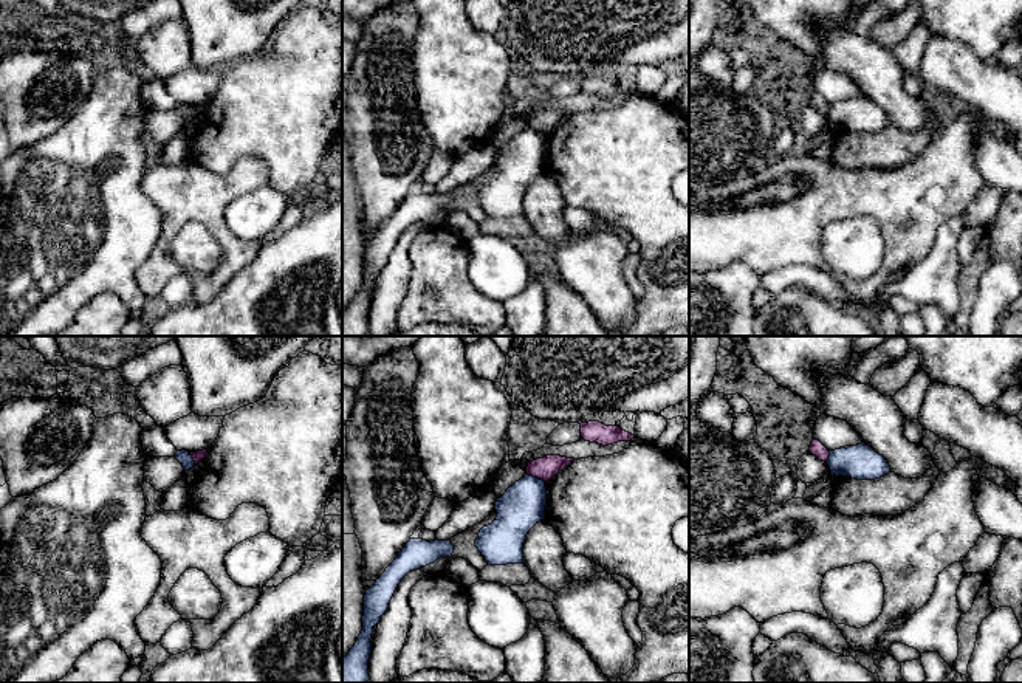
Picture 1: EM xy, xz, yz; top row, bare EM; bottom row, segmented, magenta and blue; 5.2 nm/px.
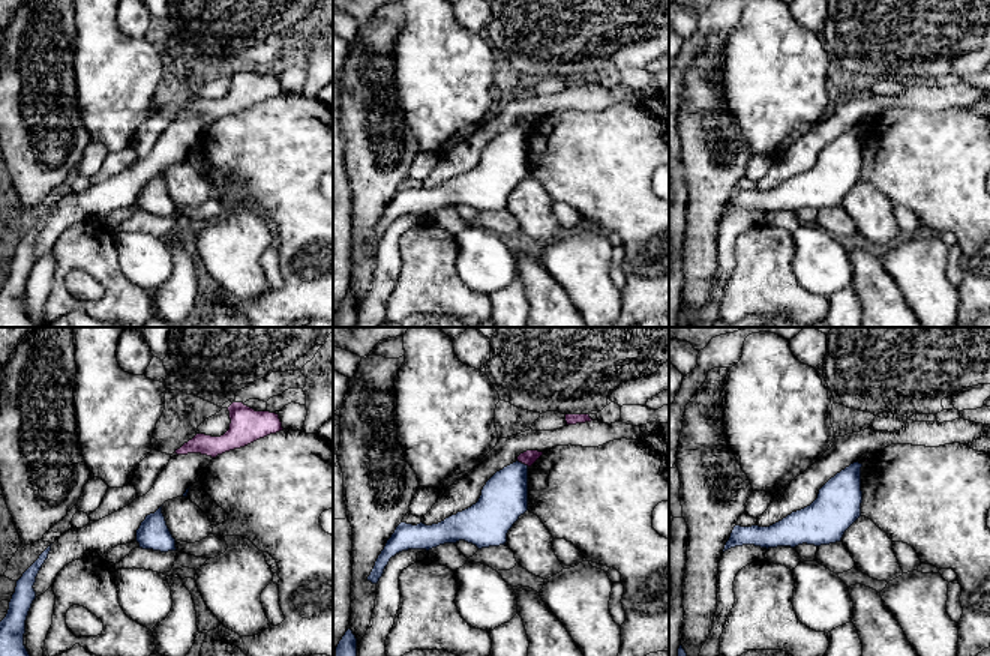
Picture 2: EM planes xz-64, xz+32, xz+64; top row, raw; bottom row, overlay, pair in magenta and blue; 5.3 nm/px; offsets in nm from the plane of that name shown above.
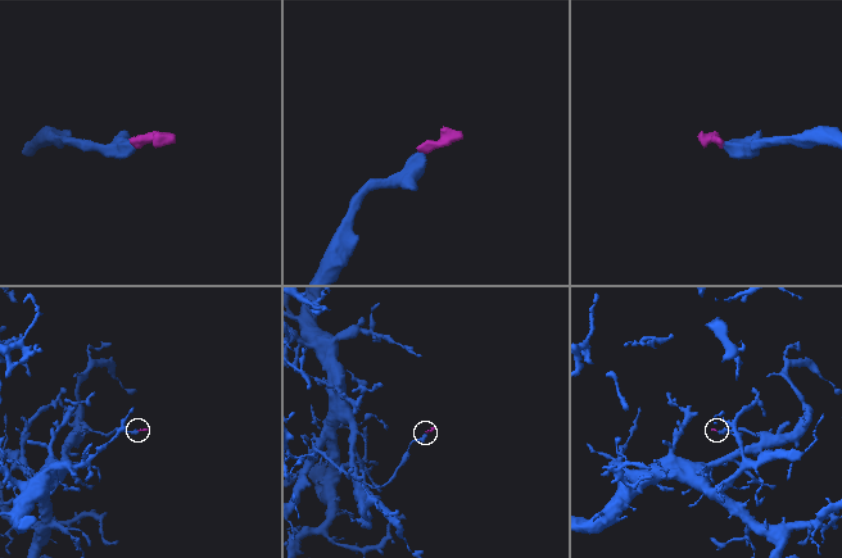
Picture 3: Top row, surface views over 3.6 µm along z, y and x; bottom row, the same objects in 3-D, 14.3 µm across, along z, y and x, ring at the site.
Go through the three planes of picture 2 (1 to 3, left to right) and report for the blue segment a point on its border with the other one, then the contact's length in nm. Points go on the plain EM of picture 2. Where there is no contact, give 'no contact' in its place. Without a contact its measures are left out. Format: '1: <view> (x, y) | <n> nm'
1: no contact
2: xz+32 (524, 126) | 70 nm
3: no contact

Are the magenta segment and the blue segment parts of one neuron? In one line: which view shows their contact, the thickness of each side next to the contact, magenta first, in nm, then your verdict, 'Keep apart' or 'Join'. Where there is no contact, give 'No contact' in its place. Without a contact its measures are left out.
Touches magenta in xz. Thickness 120 nm (magenta) against 220 nm. Keep apart

